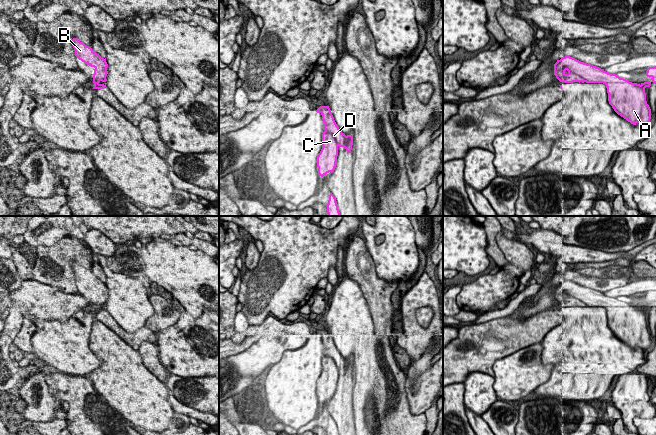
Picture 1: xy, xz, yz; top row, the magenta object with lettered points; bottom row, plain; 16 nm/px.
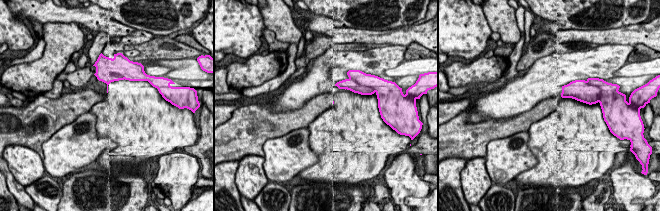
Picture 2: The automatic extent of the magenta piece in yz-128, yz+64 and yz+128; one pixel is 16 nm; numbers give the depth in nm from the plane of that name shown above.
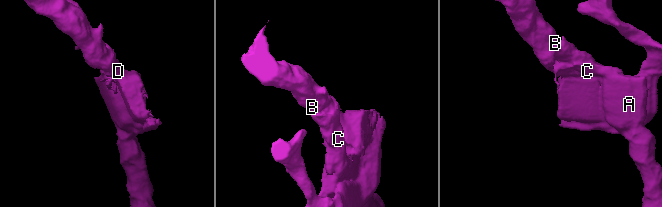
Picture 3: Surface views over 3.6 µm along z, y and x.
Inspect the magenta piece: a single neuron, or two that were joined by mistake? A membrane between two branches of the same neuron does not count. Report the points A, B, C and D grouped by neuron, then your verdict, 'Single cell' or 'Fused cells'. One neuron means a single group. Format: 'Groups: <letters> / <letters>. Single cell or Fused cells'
Groups: A B C D. Single cell

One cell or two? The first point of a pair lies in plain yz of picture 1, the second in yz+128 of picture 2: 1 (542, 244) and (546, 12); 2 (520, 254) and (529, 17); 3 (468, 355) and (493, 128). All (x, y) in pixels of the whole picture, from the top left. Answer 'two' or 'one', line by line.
1: two
2: two
3: one

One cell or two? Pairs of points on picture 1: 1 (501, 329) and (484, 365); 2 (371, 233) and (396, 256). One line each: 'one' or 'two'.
1: one
2: one

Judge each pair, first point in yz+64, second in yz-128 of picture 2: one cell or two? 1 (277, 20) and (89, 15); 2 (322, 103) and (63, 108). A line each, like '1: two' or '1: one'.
1: two
2: one

